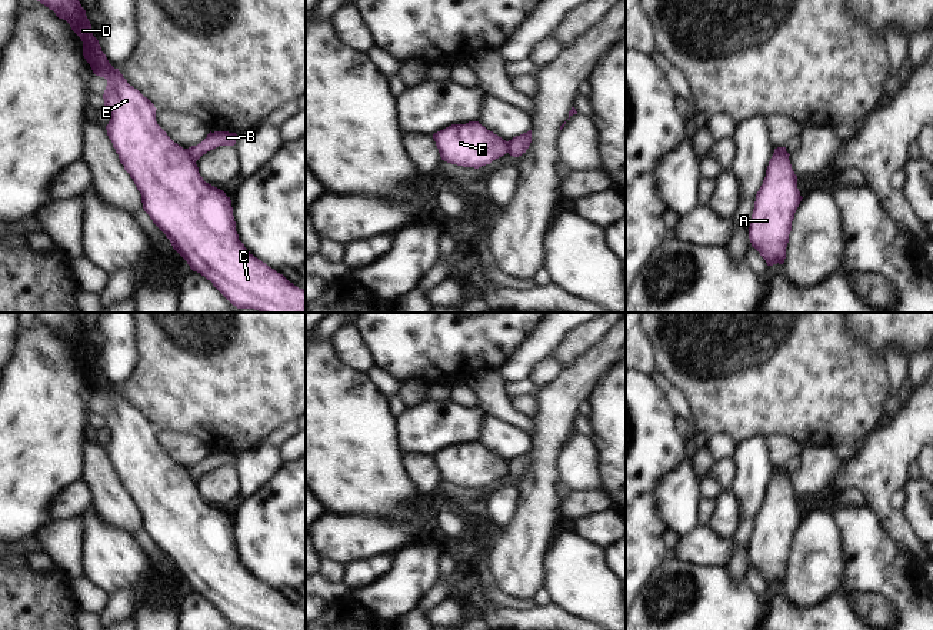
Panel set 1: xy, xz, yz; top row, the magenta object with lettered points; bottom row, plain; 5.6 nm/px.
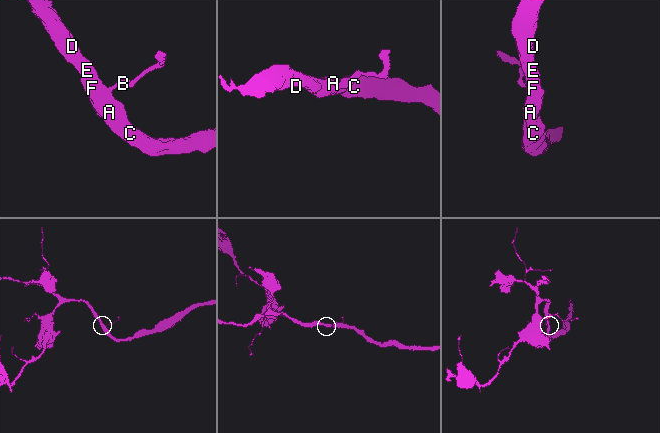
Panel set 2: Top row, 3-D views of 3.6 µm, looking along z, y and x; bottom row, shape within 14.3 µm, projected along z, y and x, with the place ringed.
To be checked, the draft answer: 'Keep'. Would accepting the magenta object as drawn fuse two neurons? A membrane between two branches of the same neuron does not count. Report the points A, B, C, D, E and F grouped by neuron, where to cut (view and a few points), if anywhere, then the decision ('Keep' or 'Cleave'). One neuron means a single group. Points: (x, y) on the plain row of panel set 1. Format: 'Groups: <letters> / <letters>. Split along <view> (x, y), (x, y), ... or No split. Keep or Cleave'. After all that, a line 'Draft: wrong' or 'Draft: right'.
Groups: A C D E F / B. Split along xy (186, 469), (186, 473), (195, 483). Cleave.
Draft: wrong

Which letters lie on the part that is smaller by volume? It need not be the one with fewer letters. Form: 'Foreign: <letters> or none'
Foreign: B

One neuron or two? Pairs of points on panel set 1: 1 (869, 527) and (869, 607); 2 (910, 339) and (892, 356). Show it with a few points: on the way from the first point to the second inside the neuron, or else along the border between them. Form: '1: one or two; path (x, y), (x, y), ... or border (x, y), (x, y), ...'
1: one; path (869, 547), (869, 587)
2: two; border (885, 352), (892, 344), (899, 344), (907, 357)

